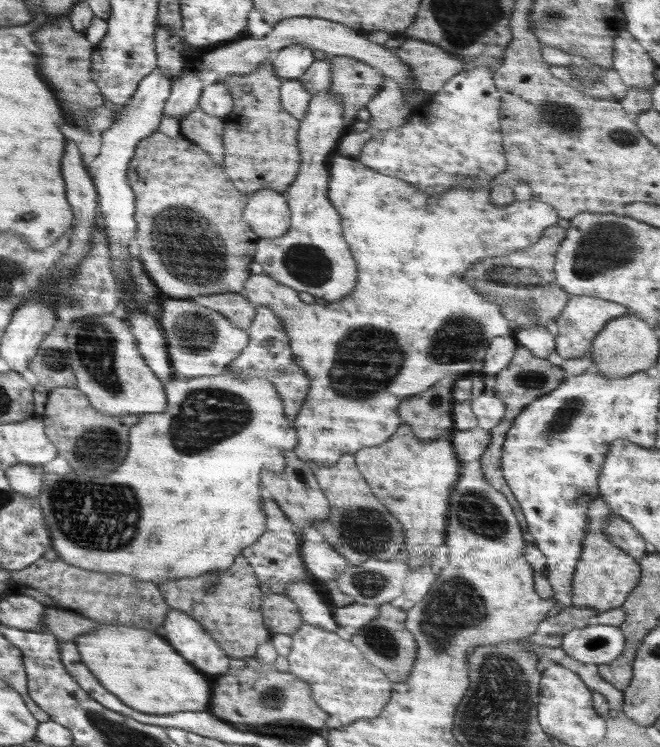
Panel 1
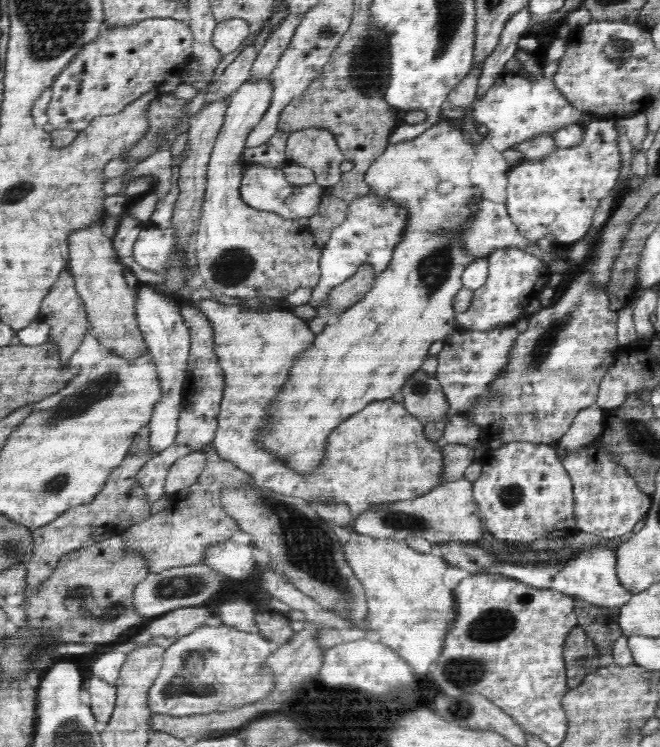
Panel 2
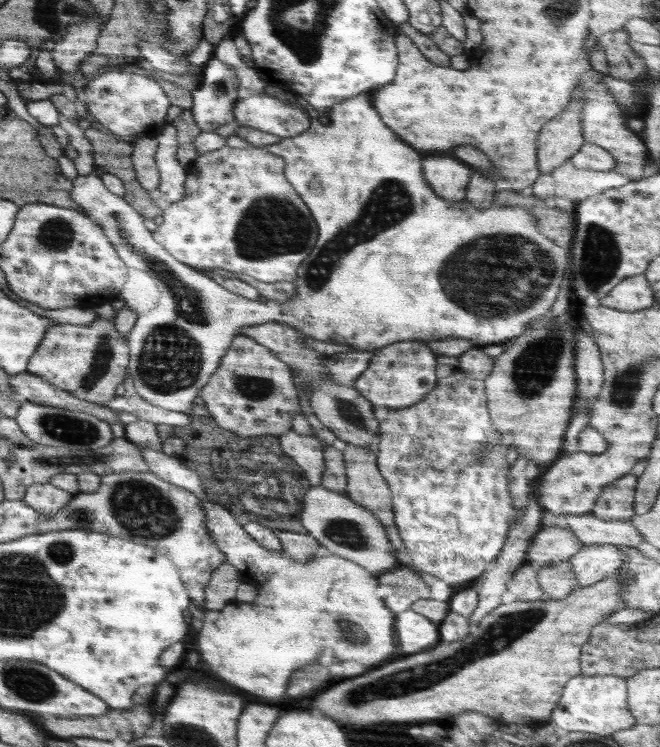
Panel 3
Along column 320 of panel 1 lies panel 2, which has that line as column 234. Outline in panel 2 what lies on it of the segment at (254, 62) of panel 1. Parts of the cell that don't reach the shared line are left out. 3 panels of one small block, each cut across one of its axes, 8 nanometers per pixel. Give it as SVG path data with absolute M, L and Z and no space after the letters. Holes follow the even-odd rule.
M240 18L217 22L212 37L214 48L223 55L230 54L244 44L252 30L253 27Z

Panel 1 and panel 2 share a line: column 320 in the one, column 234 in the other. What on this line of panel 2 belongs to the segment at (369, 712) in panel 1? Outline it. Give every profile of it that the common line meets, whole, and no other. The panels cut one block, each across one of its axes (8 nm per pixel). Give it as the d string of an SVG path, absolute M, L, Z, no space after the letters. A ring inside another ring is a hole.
M213 623L200 626L194 632L179 637L163 655L163 665L148 691L148 706L153 714L168 716L192 716L226 712L232 708L242 708L266 698L274 690L274 675L270 669L264 669L264 660L272 654L270 640L261 634L242 632L225 624Z

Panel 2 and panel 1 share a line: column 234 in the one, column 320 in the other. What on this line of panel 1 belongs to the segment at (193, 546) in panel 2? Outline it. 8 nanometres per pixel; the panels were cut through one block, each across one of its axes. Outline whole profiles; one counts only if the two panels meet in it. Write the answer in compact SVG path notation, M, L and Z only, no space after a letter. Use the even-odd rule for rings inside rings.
M343 454L330 468L324 468L318 463L309 464L330 507L327 518L316 521L314 528L322 533L322 538L328 544L332 544L332 549L354 566L370 559L392 561L400 558L405 539L403 526L371 491L355 463L355 456Z

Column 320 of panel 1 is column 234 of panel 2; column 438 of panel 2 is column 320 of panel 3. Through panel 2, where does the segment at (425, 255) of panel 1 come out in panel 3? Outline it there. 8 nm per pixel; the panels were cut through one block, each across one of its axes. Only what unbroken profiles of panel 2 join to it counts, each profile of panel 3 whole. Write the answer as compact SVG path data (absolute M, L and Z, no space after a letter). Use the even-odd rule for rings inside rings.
M292 428L279 437L281 449L304 472L311 486L320 486L324 472L324 442L316 436L300 434Z

